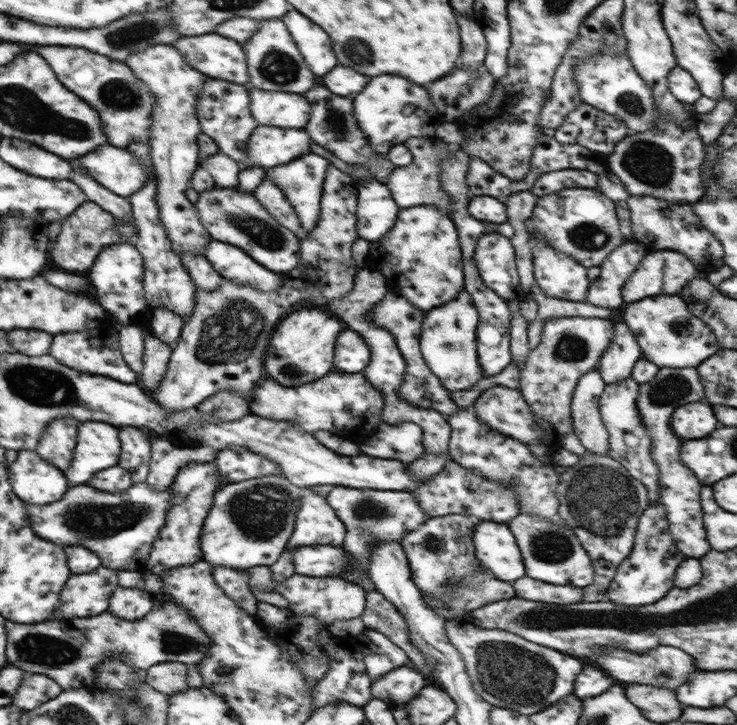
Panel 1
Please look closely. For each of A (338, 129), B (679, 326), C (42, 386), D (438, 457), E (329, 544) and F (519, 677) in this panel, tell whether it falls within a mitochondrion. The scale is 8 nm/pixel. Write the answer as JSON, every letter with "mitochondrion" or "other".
{"A":"mitochondrion","B":"mitochondrion","C":"mitochondrion","D":"other","E":"other","F":"mitochondrion"}

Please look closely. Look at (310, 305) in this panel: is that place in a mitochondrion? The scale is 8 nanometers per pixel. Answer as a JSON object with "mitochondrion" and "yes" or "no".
{"mitochondrion":"no"}

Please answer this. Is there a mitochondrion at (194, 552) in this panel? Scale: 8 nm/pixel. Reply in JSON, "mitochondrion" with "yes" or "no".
{"mitochondrion":"no"}

